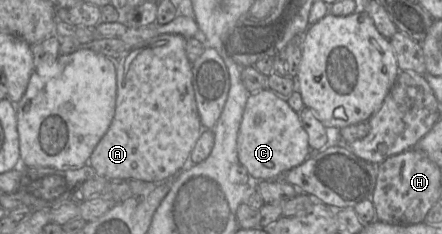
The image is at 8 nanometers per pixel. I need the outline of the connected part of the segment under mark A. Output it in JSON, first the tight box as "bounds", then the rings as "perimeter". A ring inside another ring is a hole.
{"bounds":[88,34,204,183],"perimeter":[[[162,34],[135,45],[115,61],[117,92],[114,117],[88,162],[100,176],[110,181],[160,183],[174,179],[189,165],[191,152],[204,128],[192,83],[193,64],[187,58],[185,40],[181,35]]]}

